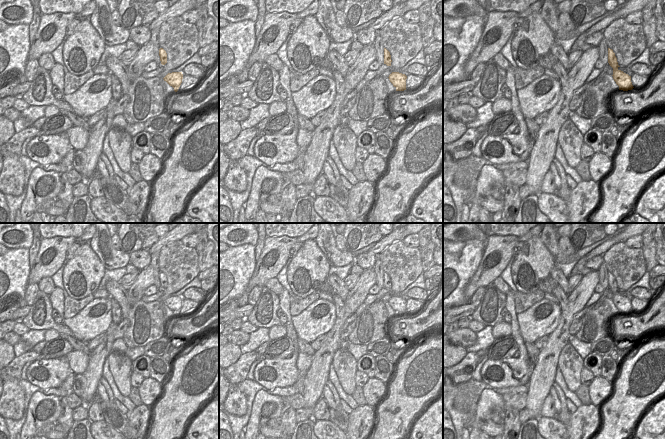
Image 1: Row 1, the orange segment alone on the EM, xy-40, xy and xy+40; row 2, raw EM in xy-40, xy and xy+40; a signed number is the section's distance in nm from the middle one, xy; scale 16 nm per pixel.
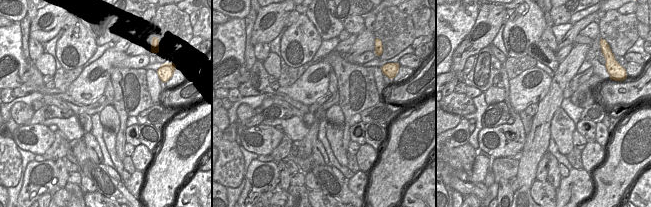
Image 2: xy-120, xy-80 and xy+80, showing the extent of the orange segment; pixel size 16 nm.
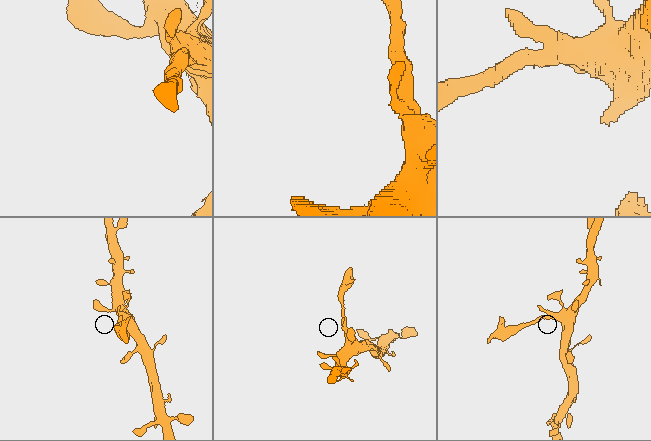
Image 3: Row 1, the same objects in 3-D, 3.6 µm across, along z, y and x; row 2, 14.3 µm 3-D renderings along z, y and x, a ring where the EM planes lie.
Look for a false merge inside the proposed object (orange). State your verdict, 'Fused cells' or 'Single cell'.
Single cell

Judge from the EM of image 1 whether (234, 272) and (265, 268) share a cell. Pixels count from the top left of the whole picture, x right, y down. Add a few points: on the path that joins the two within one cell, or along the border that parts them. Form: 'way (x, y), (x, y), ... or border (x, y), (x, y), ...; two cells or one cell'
border (256, 262), (253, 274), (246, 287), (247, 293); two cells

